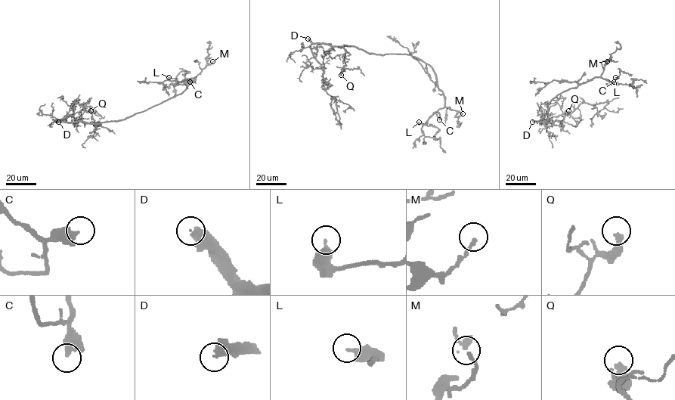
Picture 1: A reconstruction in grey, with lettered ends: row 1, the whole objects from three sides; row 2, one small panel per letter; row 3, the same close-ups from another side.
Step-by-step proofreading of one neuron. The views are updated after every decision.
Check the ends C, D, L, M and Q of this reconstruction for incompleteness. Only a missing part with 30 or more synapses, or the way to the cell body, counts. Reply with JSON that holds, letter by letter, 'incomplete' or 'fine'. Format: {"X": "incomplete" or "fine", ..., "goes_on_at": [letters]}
{"C": "fine", "D": "incomplete", "L": "fine", "M": "fine", "Q": "fine", "goes_on_at": ["D"]}

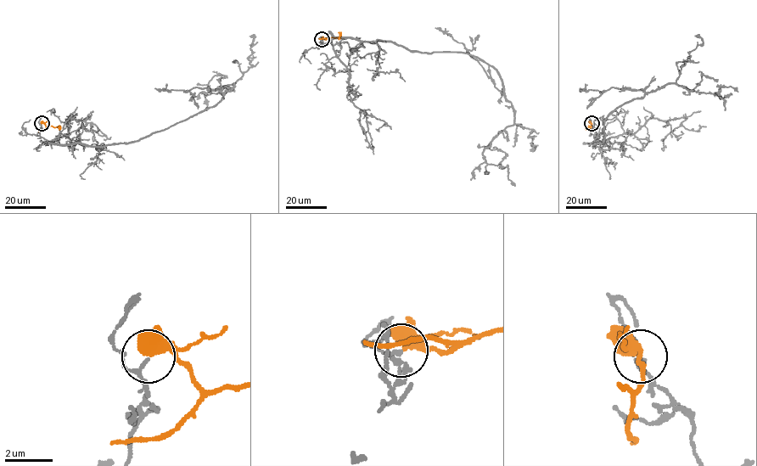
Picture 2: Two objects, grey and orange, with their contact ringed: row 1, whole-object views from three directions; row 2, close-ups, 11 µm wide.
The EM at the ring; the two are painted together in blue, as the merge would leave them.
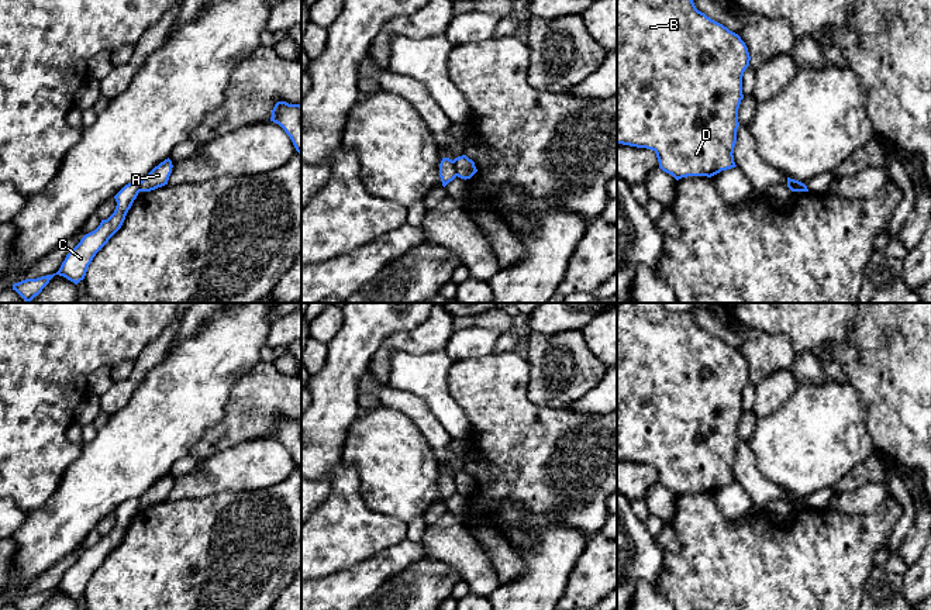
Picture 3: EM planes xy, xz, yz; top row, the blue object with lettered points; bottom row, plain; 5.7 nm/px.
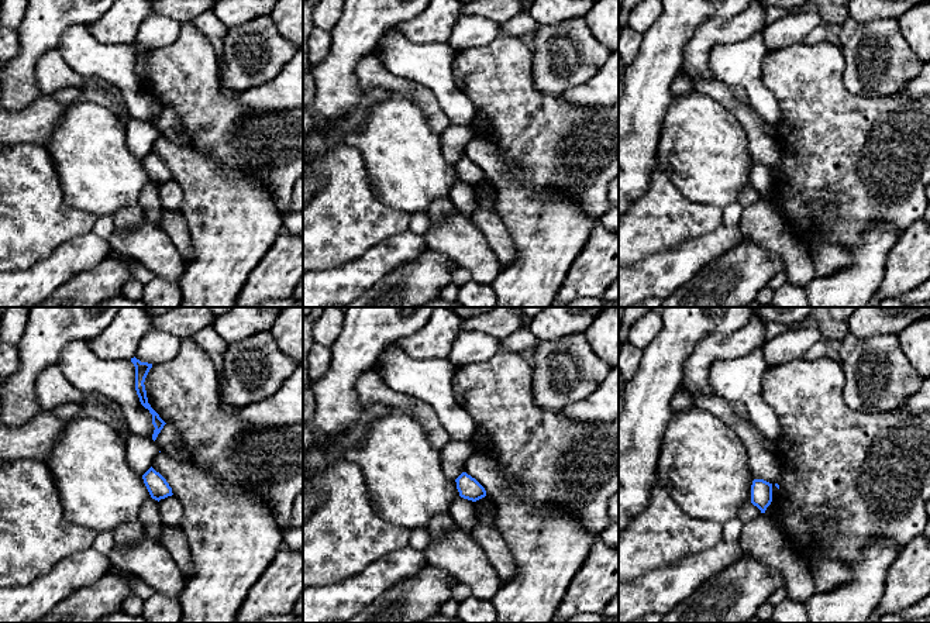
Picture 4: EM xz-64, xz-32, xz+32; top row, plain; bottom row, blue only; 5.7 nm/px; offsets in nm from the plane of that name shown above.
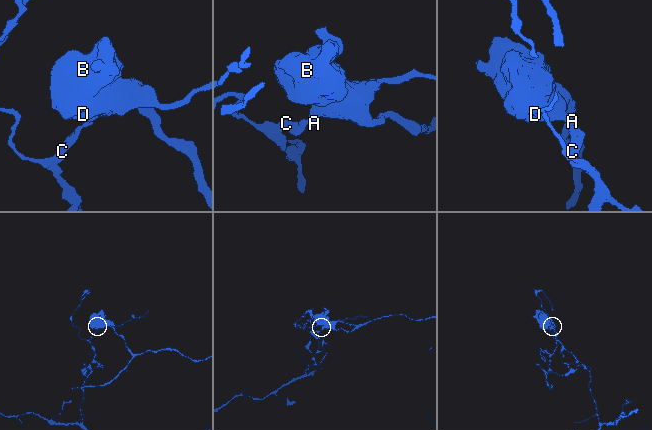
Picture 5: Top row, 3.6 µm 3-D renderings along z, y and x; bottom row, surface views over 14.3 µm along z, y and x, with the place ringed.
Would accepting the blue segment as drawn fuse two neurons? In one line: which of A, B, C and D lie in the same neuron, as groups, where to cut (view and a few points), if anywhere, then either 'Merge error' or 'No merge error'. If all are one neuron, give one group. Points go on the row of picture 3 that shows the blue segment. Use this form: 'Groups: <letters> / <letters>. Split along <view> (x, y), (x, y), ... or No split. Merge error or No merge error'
Groups: A B D / C. Split along xz (452, 161), (457, 175). Merge error

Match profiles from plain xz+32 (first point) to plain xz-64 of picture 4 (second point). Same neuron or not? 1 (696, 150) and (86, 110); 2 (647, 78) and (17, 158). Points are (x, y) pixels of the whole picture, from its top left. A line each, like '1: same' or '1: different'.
1: same
2: different

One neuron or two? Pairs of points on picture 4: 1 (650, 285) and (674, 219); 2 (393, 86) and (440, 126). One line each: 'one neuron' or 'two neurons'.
1: two neurons
2: one neuron

